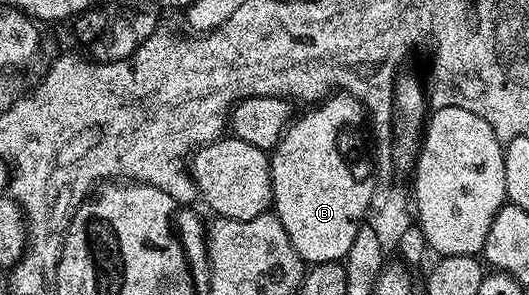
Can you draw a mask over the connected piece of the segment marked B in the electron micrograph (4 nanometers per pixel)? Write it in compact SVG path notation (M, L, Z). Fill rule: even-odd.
M334 93L318 102L314 111L298 114L285 130L277 146L269 155L273 206L277 220L283 225L295 253L306 265L315 263L340 263L346 258L355 235L370 214L373 193L371 155L365 152L367 143L367 112L355 96Z

